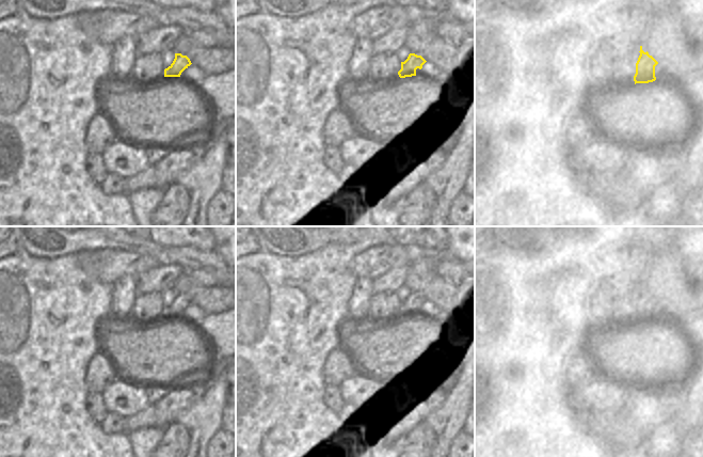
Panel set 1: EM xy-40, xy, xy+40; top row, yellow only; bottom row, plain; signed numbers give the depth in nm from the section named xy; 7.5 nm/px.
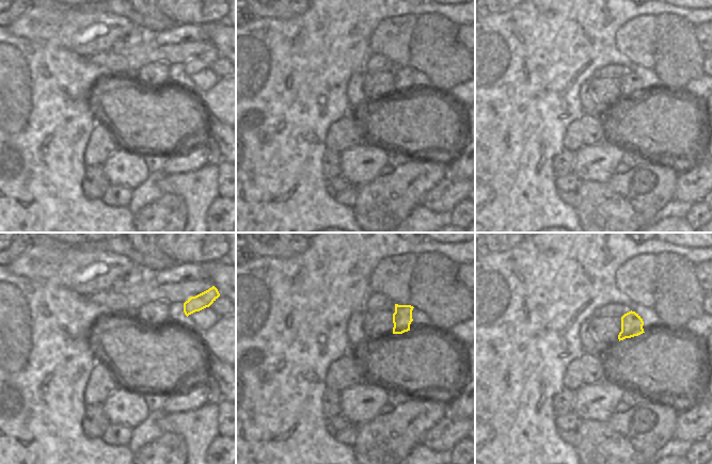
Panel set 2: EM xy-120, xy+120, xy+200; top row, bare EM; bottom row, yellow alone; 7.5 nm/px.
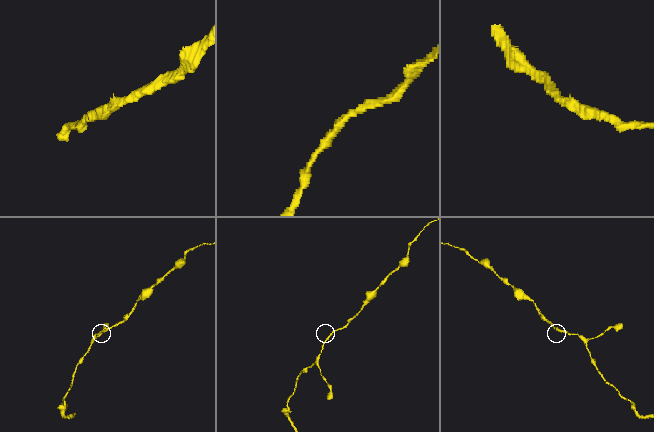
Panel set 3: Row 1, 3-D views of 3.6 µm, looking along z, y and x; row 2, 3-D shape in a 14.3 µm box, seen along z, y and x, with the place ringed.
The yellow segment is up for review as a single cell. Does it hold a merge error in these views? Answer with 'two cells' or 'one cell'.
one cell

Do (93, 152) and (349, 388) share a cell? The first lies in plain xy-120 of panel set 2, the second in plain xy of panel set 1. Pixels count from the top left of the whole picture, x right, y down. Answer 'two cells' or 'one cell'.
two cells

